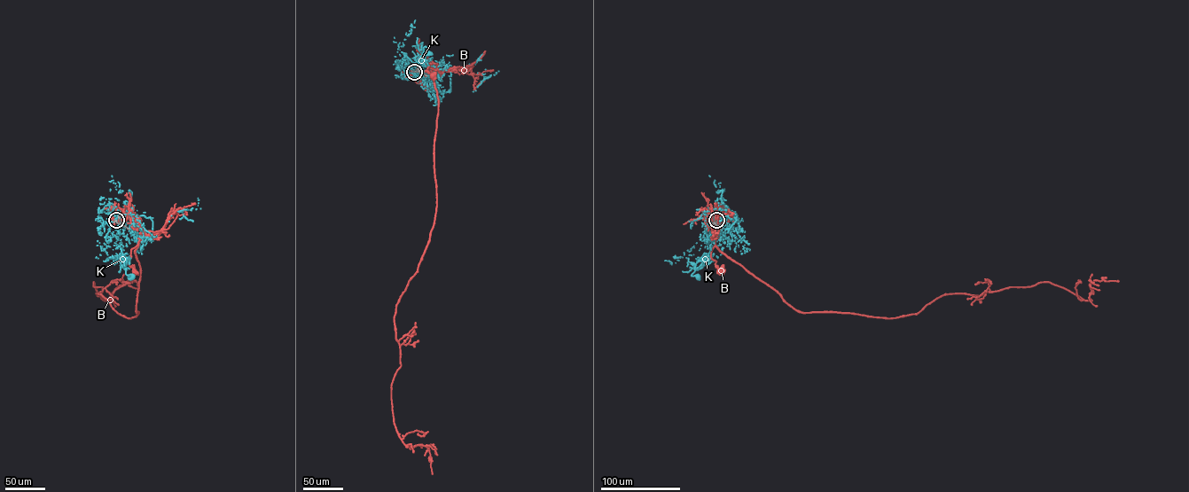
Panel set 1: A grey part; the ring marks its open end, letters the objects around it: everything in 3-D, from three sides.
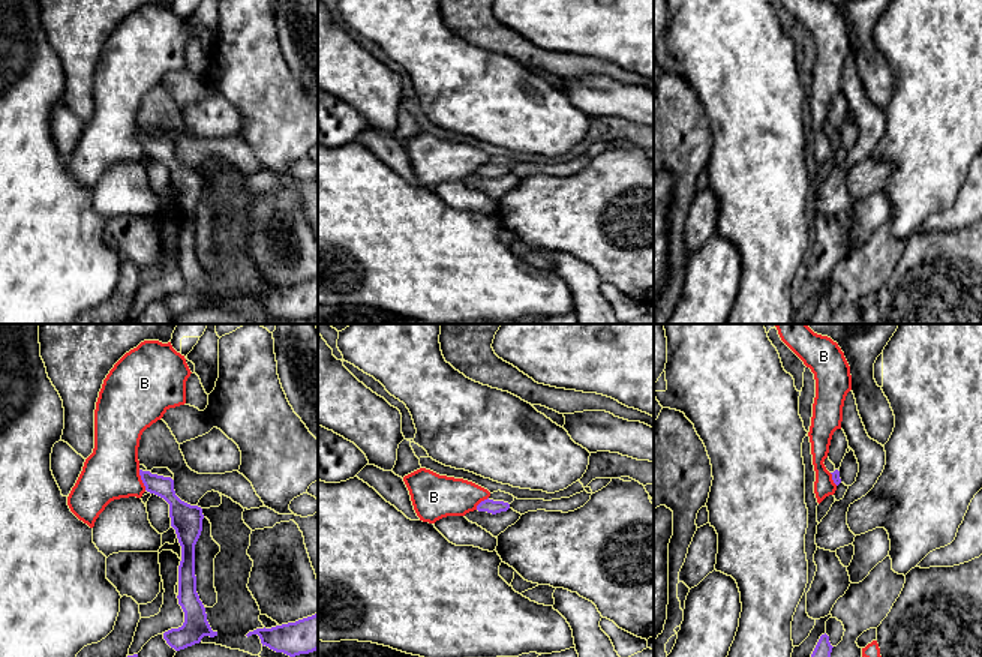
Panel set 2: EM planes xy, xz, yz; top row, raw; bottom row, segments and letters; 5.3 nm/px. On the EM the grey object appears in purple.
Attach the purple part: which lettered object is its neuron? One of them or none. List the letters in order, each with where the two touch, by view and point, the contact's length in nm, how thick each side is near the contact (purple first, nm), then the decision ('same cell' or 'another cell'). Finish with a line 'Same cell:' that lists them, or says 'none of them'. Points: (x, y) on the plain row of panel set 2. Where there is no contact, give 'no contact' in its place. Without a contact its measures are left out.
B: xy (141, 143) | 120 nm | 110/300 nm | another cell
K: no contact | another cell
Same cell: none of them

